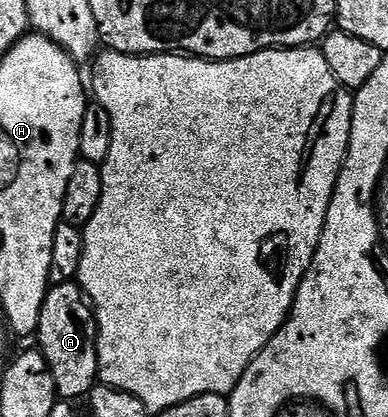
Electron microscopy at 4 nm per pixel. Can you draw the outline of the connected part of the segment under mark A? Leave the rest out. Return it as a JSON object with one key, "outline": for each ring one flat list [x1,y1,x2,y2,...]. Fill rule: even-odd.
{"outline":[[78,282,56,283,48,290,41,305,41,321,37,332,38,350,43,352,53,373,55,394,63,401,76,401,90,396,99,378,99,358,95,339,99,326,95,324,95,309]]}

